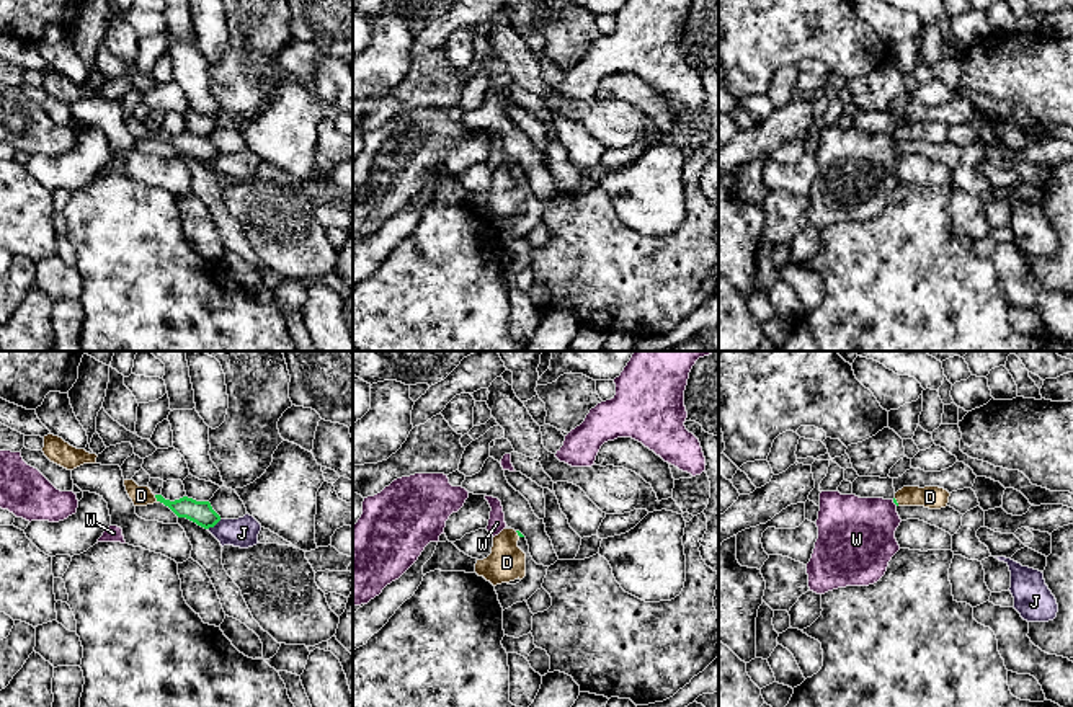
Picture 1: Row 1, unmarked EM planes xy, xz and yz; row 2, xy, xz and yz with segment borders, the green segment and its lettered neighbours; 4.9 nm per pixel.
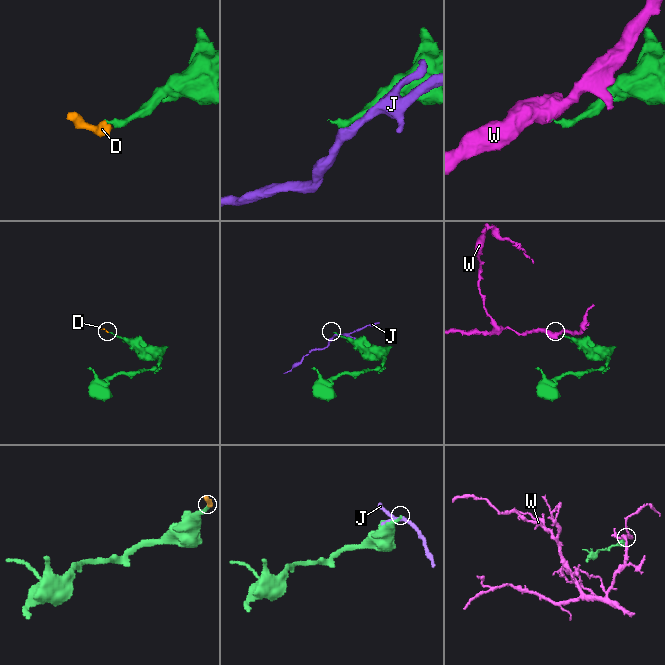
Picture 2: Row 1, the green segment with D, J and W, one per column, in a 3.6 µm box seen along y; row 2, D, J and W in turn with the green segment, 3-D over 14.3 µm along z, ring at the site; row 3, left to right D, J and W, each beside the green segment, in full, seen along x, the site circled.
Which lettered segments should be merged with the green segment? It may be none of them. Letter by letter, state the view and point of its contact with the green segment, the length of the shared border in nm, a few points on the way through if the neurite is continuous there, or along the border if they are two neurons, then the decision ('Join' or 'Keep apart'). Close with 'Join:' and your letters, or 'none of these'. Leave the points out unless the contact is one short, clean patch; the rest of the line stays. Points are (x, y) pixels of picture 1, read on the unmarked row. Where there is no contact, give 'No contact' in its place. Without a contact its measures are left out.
D: Touches green at xy (157, 133). Shared border 50 nm. Path across: xy (201, 147), (157, 133), (141, 129). Join
J: Touches green at xy (214, 159). Shared border 90 nm. Keep apart
W: Touches green at yz (895, 137). Shared border 40 nm. Boundary: yz (892, 134), (897, 139). Keep apart
Join: D

